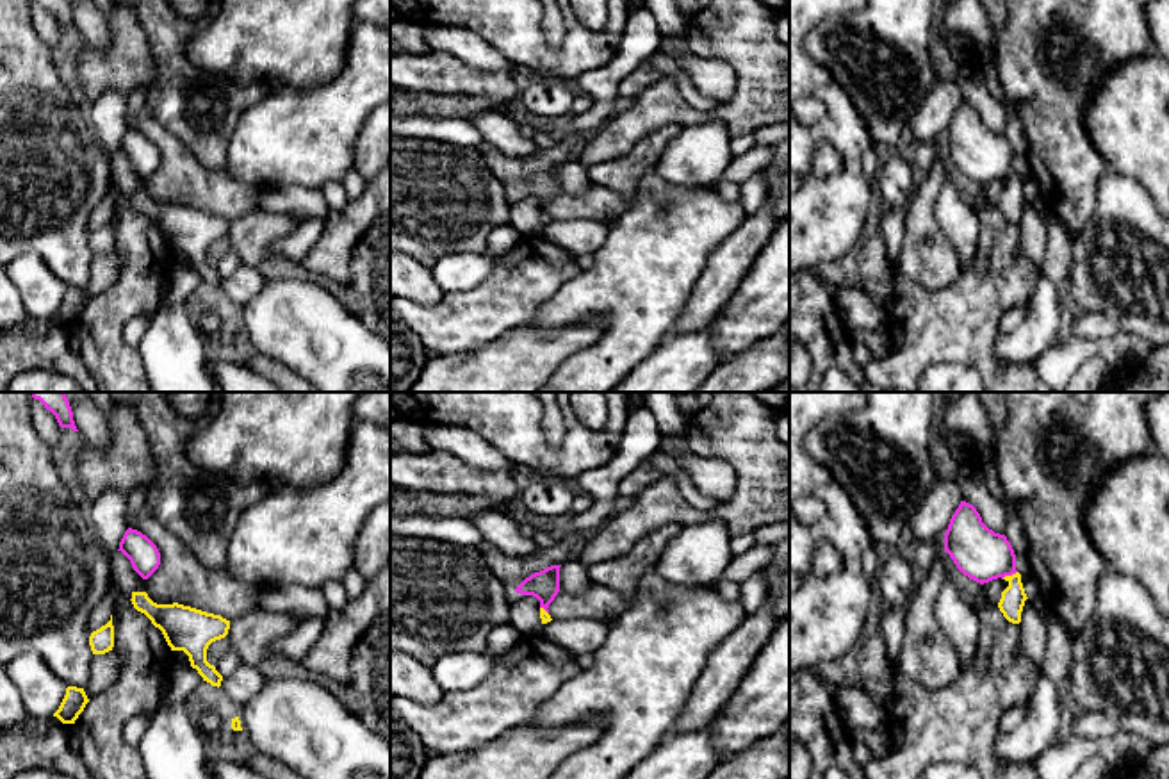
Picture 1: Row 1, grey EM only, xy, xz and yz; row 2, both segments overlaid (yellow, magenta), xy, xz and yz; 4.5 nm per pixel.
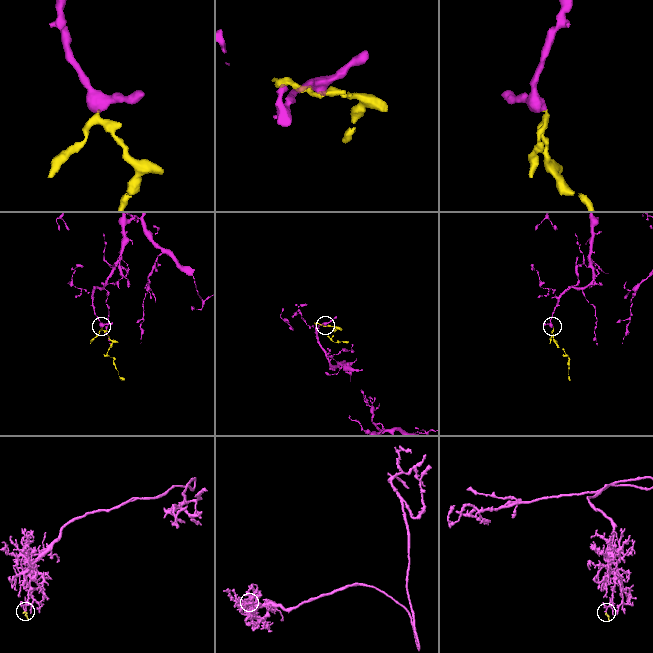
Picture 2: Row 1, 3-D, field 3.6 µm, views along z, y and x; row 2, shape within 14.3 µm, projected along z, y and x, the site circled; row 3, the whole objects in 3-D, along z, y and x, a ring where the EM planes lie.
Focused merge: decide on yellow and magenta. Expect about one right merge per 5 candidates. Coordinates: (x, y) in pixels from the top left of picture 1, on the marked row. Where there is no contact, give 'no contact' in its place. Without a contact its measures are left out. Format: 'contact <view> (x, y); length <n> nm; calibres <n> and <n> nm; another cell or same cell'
contact yz (1009, 576); length 80 nm; calibres 110 and 240 nm; same cell

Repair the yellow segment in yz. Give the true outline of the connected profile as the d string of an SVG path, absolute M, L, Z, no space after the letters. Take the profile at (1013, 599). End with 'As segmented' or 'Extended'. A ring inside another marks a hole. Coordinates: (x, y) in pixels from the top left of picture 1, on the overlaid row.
M961 501L952 515L944 533L944 551L964 576L980 585L1005 579L1009 586L1001 592L998 608L1009 622L1021 622L1028 597L1016 570L1014 549L1005 535L994 533L982 522L973 504Z. Extended

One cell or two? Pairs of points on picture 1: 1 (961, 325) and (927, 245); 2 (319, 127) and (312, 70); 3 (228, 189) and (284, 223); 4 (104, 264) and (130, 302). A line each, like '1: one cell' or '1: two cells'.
1: two cells
2: two cells
3: two cells
4: two cells

